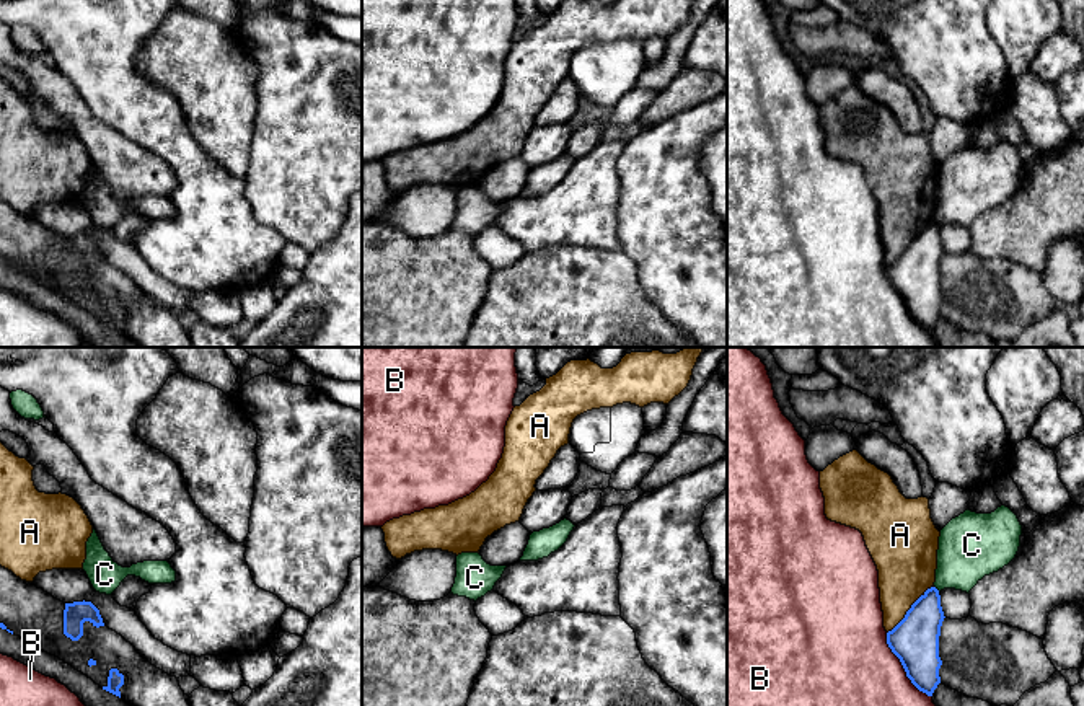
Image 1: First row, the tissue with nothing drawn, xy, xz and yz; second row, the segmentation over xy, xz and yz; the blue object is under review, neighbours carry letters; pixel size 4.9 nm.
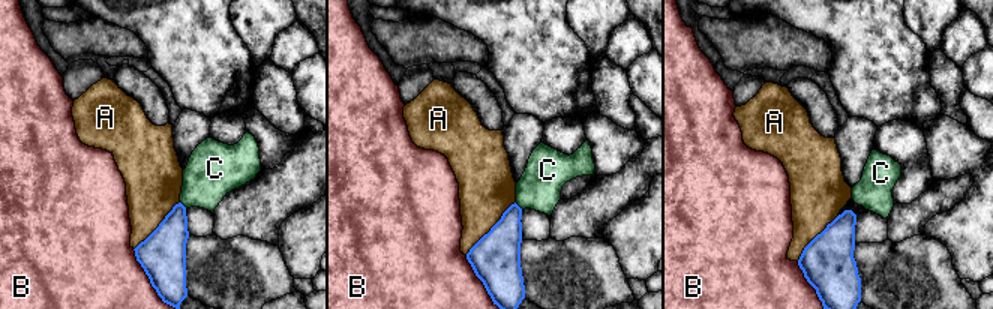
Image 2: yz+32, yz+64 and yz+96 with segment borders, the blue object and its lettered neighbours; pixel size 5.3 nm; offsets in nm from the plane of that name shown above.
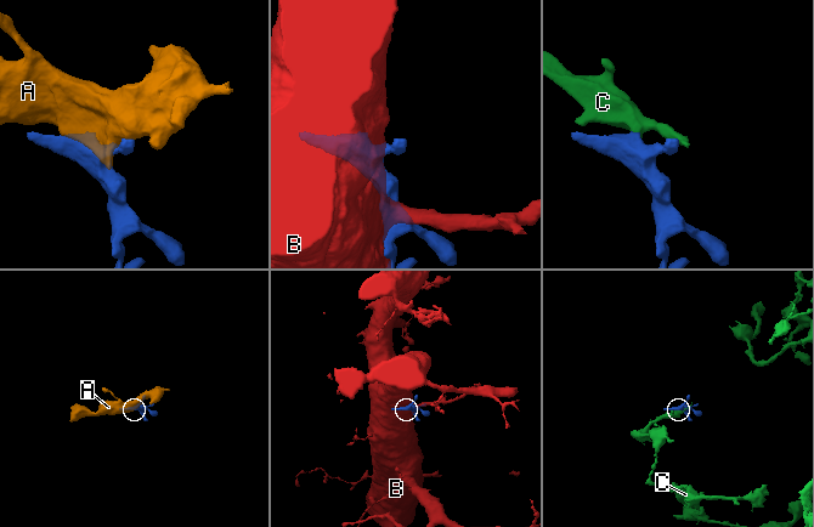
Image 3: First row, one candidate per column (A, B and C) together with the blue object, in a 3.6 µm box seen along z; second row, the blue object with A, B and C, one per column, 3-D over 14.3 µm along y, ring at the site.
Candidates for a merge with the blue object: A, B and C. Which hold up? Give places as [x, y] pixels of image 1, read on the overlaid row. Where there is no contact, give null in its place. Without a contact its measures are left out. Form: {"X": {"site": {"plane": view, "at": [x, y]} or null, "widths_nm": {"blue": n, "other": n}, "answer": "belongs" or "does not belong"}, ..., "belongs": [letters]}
{"A": {"site": {"plane": "yz", "at": [910, 608]}, "widths_nm": {"blue": 240, "other": 300}, "answer": "does not belong"}, "B": {"site": {"plane": "yz", "at": [903, 667]}, "widths_nm": {"blue": 240, "other": 400}, "answer": "does not belong"}, "C": {"site": {"plane": "yz", "at": [936, 589]}, "widths_nm": {"blue": 220, "other": 300}, "answer": "does not belong"}, "belongs": []}

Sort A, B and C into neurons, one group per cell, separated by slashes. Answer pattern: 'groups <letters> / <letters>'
groups A / B / C

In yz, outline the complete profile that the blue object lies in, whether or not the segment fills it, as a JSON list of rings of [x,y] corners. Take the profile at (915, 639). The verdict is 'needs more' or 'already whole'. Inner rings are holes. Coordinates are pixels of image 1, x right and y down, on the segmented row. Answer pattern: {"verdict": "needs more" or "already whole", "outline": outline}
{"verdict": "needs more", "outline": [[[931,587],[887,633],[887,644],[900,659],[911,683],[931,696],[936,706],[993,706],[941,683],[939,636],[944,618],[939,590]]]}

